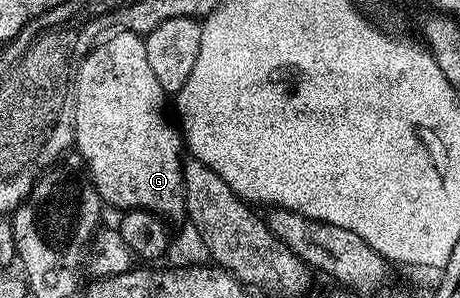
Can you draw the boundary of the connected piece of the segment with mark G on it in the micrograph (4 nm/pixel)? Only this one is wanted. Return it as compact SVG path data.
M115 31L106 39L100 40L98 44L92 48L91 52L83 58L83 62L79 65L79 76L75 78L75 100L73 108L75 111L75 144L74 148L79 149L79 153L83 156L86 172L89 174L91 182L95 185L96 191L99 192L100 198L104 202L107 201L111 205L116 205L119 211L128 210L147 210L155 213L156 216L166 219L168 222L183 221L185 210L183 208L183 163L185 153L185 142L181 136L180 130L167 122L167 117L163 114L163 100L165 94L161 83L157 83L157 78L153 75L153 70L149 67L149 55L145 55L145 40L140 34L130 31Z

